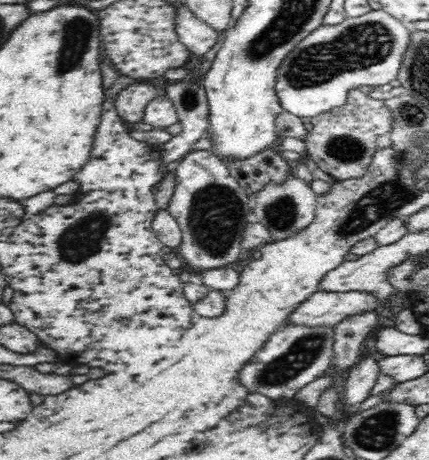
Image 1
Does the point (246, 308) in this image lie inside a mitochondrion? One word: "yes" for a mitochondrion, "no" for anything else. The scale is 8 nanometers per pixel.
no

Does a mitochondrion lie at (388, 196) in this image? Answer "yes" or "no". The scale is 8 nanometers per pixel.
yes

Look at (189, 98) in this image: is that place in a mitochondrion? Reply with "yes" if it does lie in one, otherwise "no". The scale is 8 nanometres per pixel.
yes

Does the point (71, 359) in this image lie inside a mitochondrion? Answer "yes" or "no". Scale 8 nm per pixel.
no

